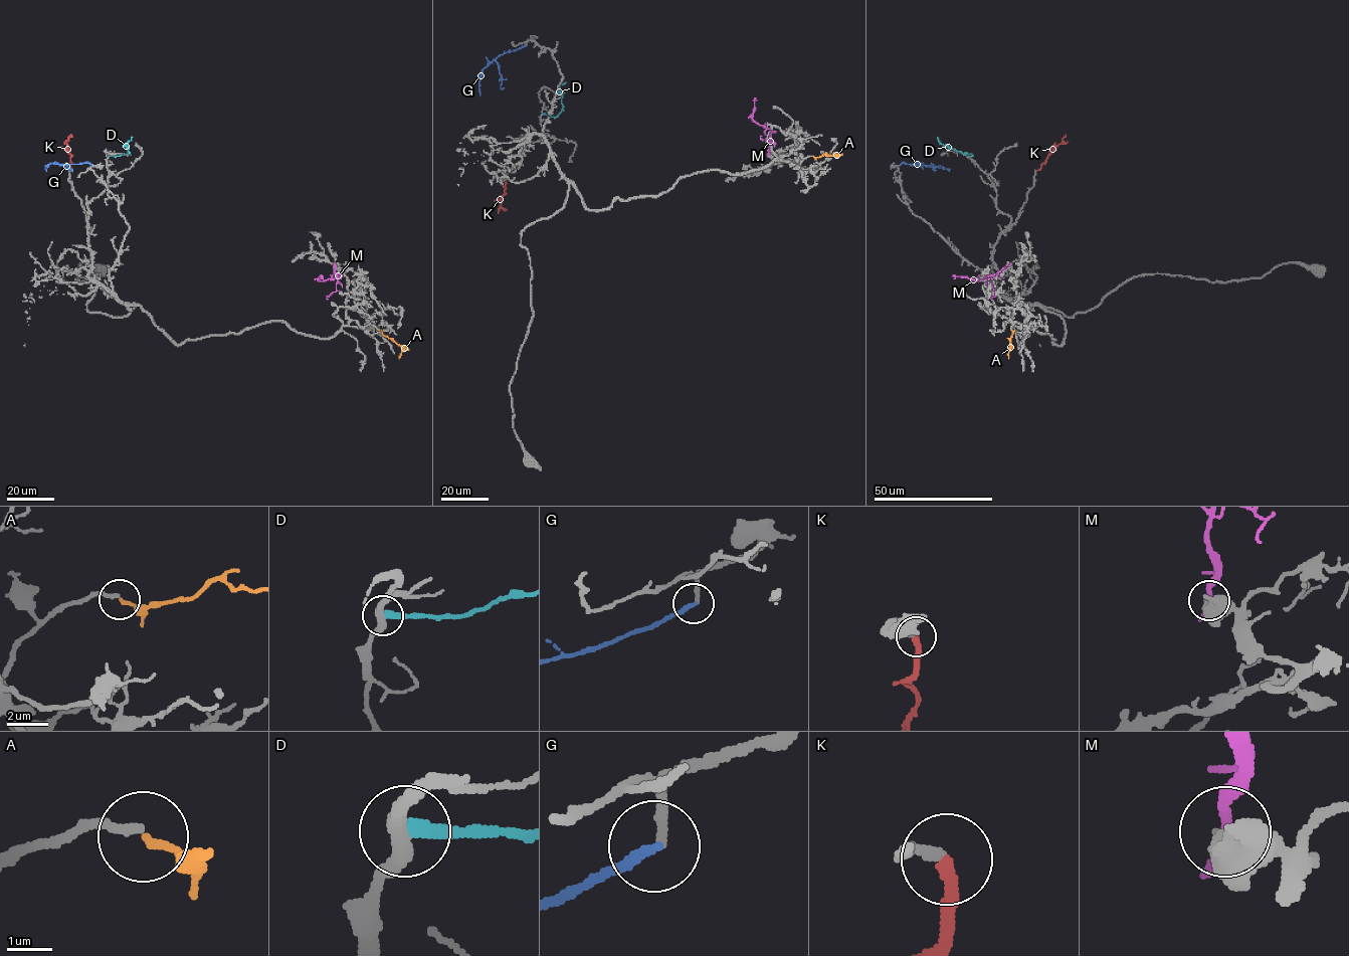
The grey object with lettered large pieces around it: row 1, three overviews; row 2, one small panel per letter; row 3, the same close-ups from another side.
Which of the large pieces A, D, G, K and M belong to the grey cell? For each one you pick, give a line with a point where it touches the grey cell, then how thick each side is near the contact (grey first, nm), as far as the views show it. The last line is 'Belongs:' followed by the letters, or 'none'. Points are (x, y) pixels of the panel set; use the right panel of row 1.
A: contact (1011, 330); calibres 180 and 150 nm
K: contact (1035, 170); calibres 240 and 240 nm
Belongs: A, K

